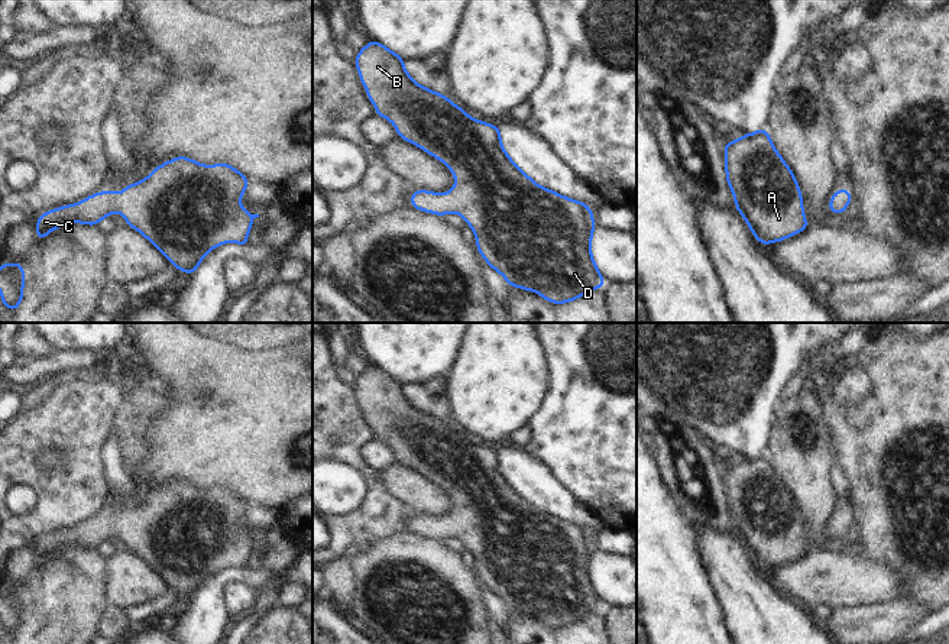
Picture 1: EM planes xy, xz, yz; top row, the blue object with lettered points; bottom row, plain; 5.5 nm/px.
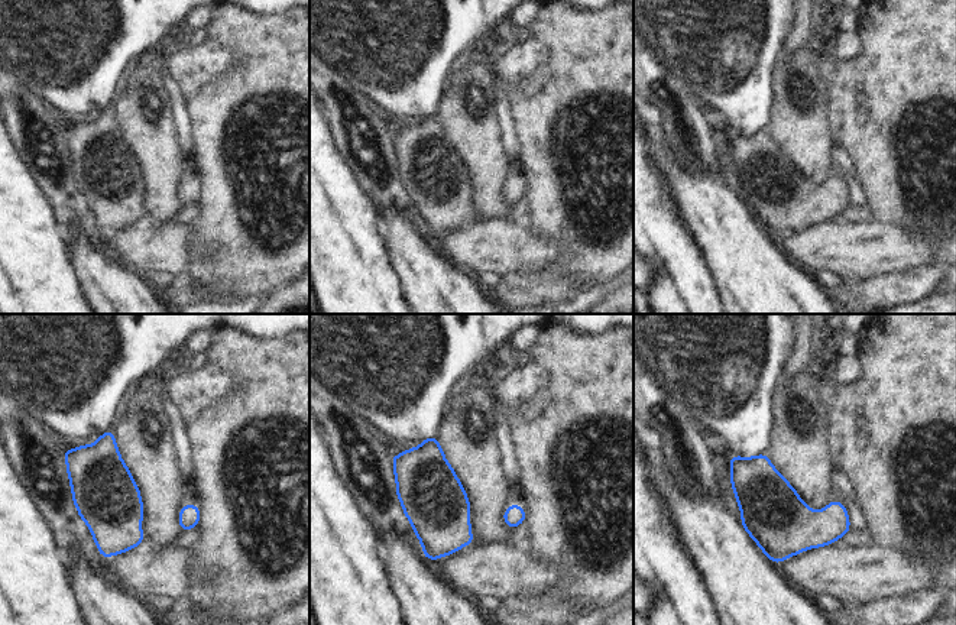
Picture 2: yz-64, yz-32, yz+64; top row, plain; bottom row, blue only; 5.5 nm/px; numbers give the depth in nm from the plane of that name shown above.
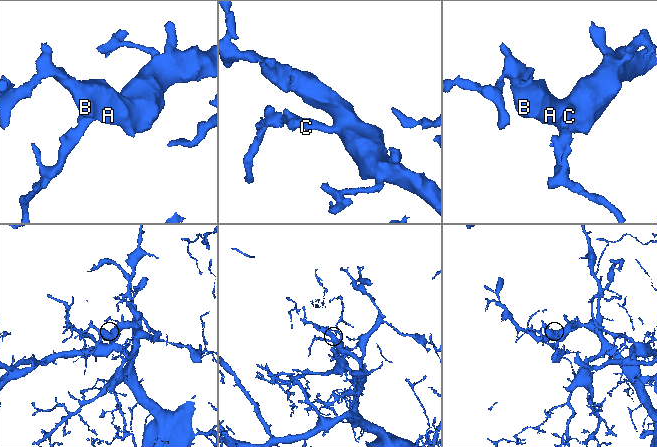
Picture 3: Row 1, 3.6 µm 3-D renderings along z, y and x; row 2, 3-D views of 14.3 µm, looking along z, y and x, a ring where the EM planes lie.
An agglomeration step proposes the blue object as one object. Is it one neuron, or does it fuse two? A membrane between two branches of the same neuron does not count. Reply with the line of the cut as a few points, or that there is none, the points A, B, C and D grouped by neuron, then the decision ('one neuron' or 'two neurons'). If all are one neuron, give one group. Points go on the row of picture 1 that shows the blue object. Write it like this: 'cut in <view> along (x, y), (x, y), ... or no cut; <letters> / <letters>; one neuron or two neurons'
no cut; A B C D; one neuron

